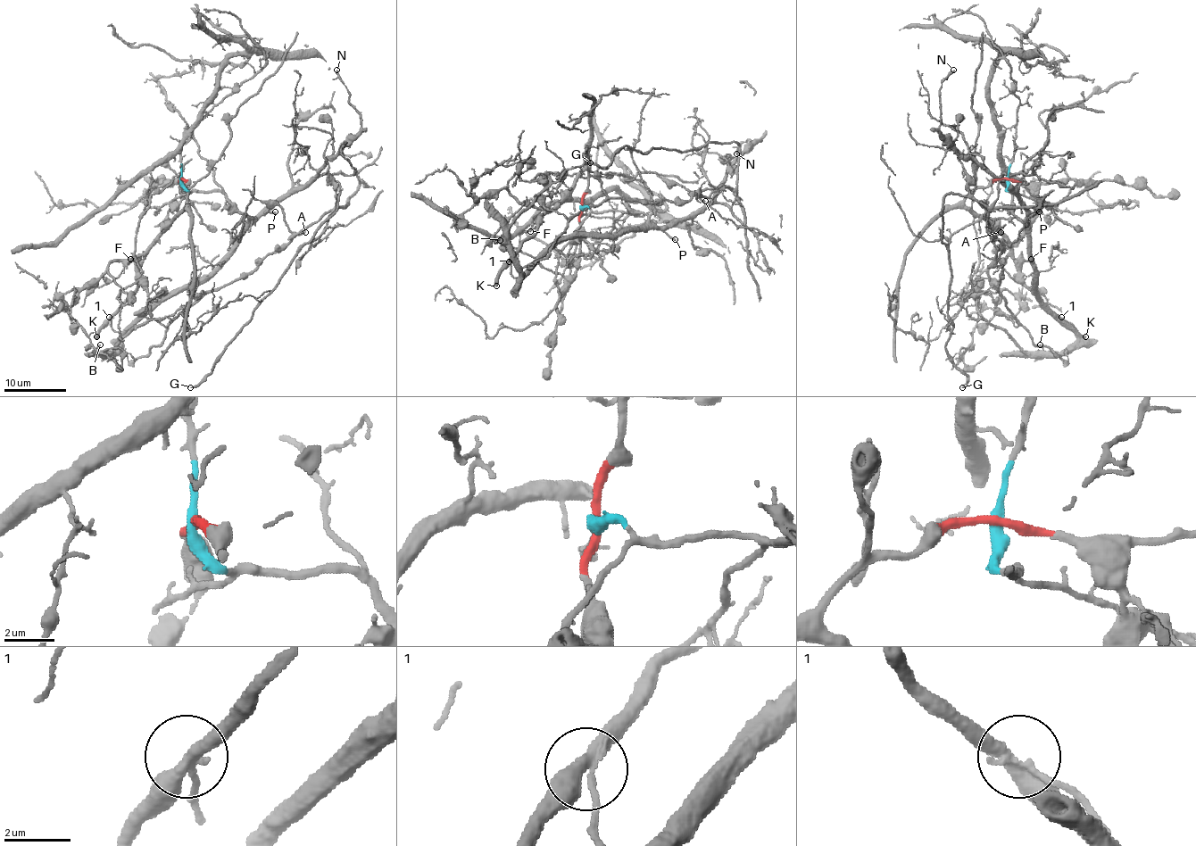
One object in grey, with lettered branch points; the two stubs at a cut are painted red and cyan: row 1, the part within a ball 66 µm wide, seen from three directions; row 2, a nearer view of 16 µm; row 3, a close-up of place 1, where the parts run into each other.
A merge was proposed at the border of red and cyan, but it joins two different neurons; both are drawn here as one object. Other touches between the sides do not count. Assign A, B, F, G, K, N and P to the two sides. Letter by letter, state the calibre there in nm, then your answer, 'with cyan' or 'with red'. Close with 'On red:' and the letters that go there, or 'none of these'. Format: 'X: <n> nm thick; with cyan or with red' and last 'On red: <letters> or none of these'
A: 140 nm thick; with cyan
B: 140 nm thick; with cyan
F: 200 nm thick; with red
G: 240 nm thick; with cyan
K: 420 nm thick; with red
N: 240 nm thick; with cyan
P: 240 nm thick; with cyan
On red: F, K

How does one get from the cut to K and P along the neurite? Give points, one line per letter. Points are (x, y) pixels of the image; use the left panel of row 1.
K: (182, 178), (187, 186), (186, 205), (153, 242), (139, 270), (139, 287), (100, 327), (97, 337)
P: (181, 178), (190, 191), (220, 191), (251, 219), (276, 211)

